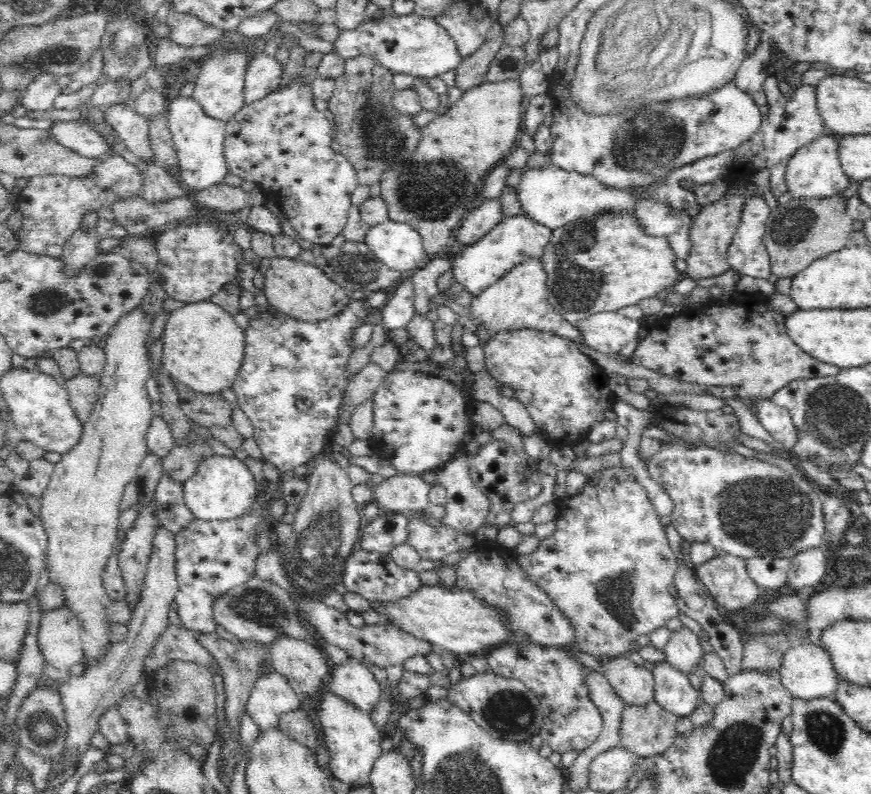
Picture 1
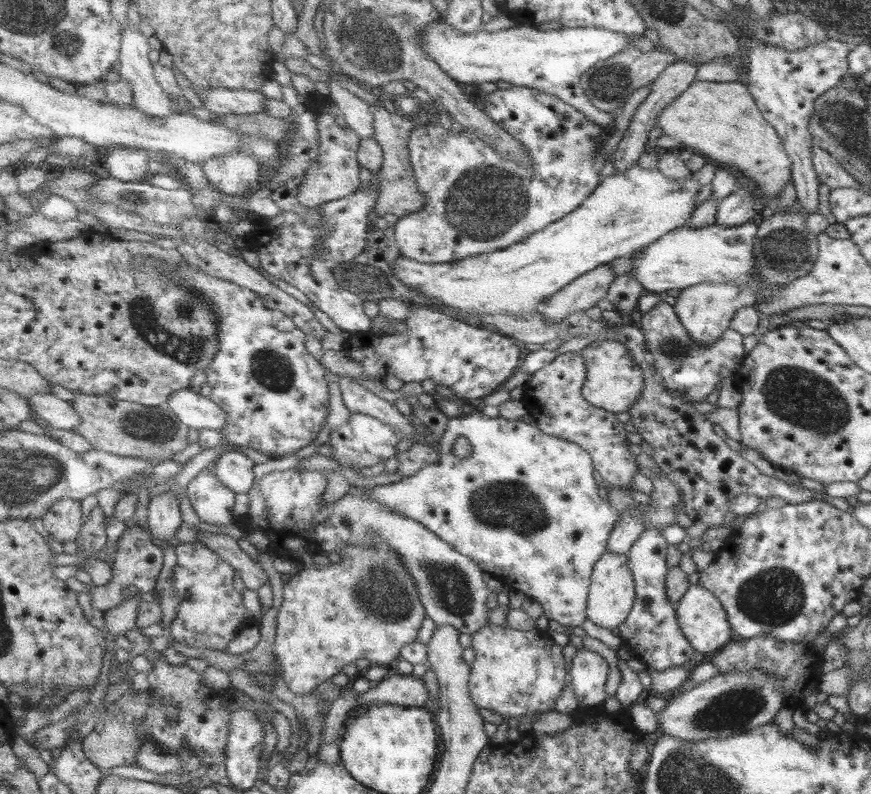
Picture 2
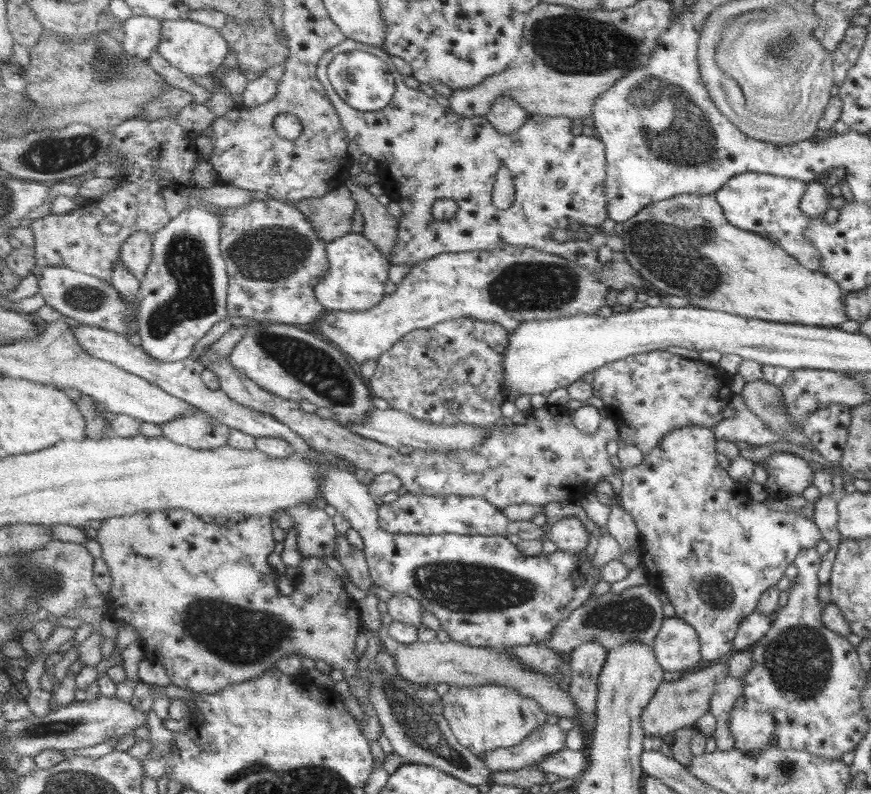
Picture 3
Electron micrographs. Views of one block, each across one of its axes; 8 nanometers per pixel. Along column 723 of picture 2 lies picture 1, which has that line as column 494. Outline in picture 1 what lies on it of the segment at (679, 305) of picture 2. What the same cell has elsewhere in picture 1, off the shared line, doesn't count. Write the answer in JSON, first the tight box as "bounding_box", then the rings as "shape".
{"bounding_box":[472,258,584,344],"shape":[[[533,258],[522,264],[514,265],[504,273],[502,278],[486,287],[472,301],[472,316],[482,322],[482,334],[490,330],[506,330],[506,328],[523,328],[548,331],[558,336],[572,339],[584,344],[583,337],[577,329],[550,304],[548,300],[546,269],[542,266],[543,258]]]}

